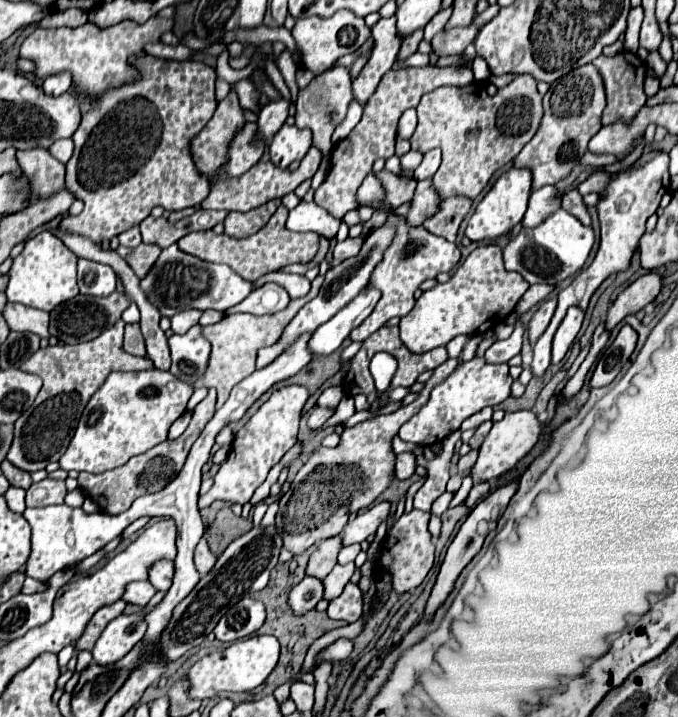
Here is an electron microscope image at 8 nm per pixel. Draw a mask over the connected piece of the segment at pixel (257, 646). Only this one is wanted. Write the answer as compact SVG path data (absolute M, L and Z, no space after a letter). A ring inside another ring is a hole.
M254 635L250 639L232 643L224 651L214 651L206 657L202 657L198 663L194 663L192 669L192 687L190 695L196 699L210 699L222 691L232 691L232 693L244 693L244 691L254 691L264 683L264 679L270 675L270 671L276 667L280 655L280 645L278 639L272 635Z

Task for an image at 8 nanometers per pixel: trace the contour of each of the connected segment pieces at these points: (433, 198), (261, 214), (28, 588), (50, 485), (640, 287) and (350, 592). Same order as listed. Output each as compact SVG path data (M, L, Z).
M432 179L418 181L416 193L414 193L412 201L410 201L410 211L404 215L406 223L410 223L410 227L420 227L428 217L438 213L440 203L442 203L442 199L434 191Z
M274 199L262 207L256 207L248 213L228 213L226 215L226 235L230 237L250 237L256 231L260 231L268 219L274 215L274 211L278 209L280 199Z
M26 577L24 585L22 585L22 591L20 593L42 593L48 589L48 583L42 583L42 581L36 581L32 577Z
M44 479L40 483L32 483L26 491L26 507L46 507L46 505L60 505L66 497L64 481Z
M646 273L640 279L636 279L632 285L628 285L612 303L606 317L606 327L614 329L626 315L638 313L648 303L656 299L656 295L662 289L662 275L660 273Z
M348 583L344 587L344 593L338 599L330 601L326 613L330 619L336 619L336 621L346 621L346 623L358 621L362 615L362 591L360 591L360 587Z

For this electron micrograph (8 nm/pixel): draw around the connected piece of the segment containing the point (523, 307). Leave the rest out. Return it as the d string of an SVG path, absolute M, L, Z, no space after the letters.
M530 285L530 289L524 293L524 297L516 305L516 313L526 313L532 305L542 301L554 287L552 285Z

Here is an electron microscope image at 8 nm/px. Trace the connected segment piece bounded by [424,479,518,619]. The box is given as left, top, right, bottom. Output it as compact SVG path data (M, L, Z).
M514 479L514 481L510 481L510 483L502 485L502 487L498 487L496 491L492 491L490 495L486 495L486 497L484 497L476 507L474 507L474 511L468 515L468 519L462 523L462 527L460 527L458 535L454 537L454 541L450 543L450 547L448 547L448 551L446 551L446 559L444 559L444 563L442 563L442 567L440 567L440 573L438 573L436 585L434 585L432 595L430 595L430 599L428 599L424 619L432 617L432 615L434 615L434 611L444 603L444 599L448 597L448 593L450 593L450 591L452 591L452 587L454 587L456 577L458 577L458 575L460 575L460 571L462 571L462 569L472 561L472 557L480 551L480 547L482 547L482 543L484 543L486 535L488 535L488 531L494 531L494 529L496 529L498 519L500 519L500 517L502 517L502 513L506 511L508 503L510 503L510 499L514 497L514 493L516 493L516 491L518 491L518 479Z

